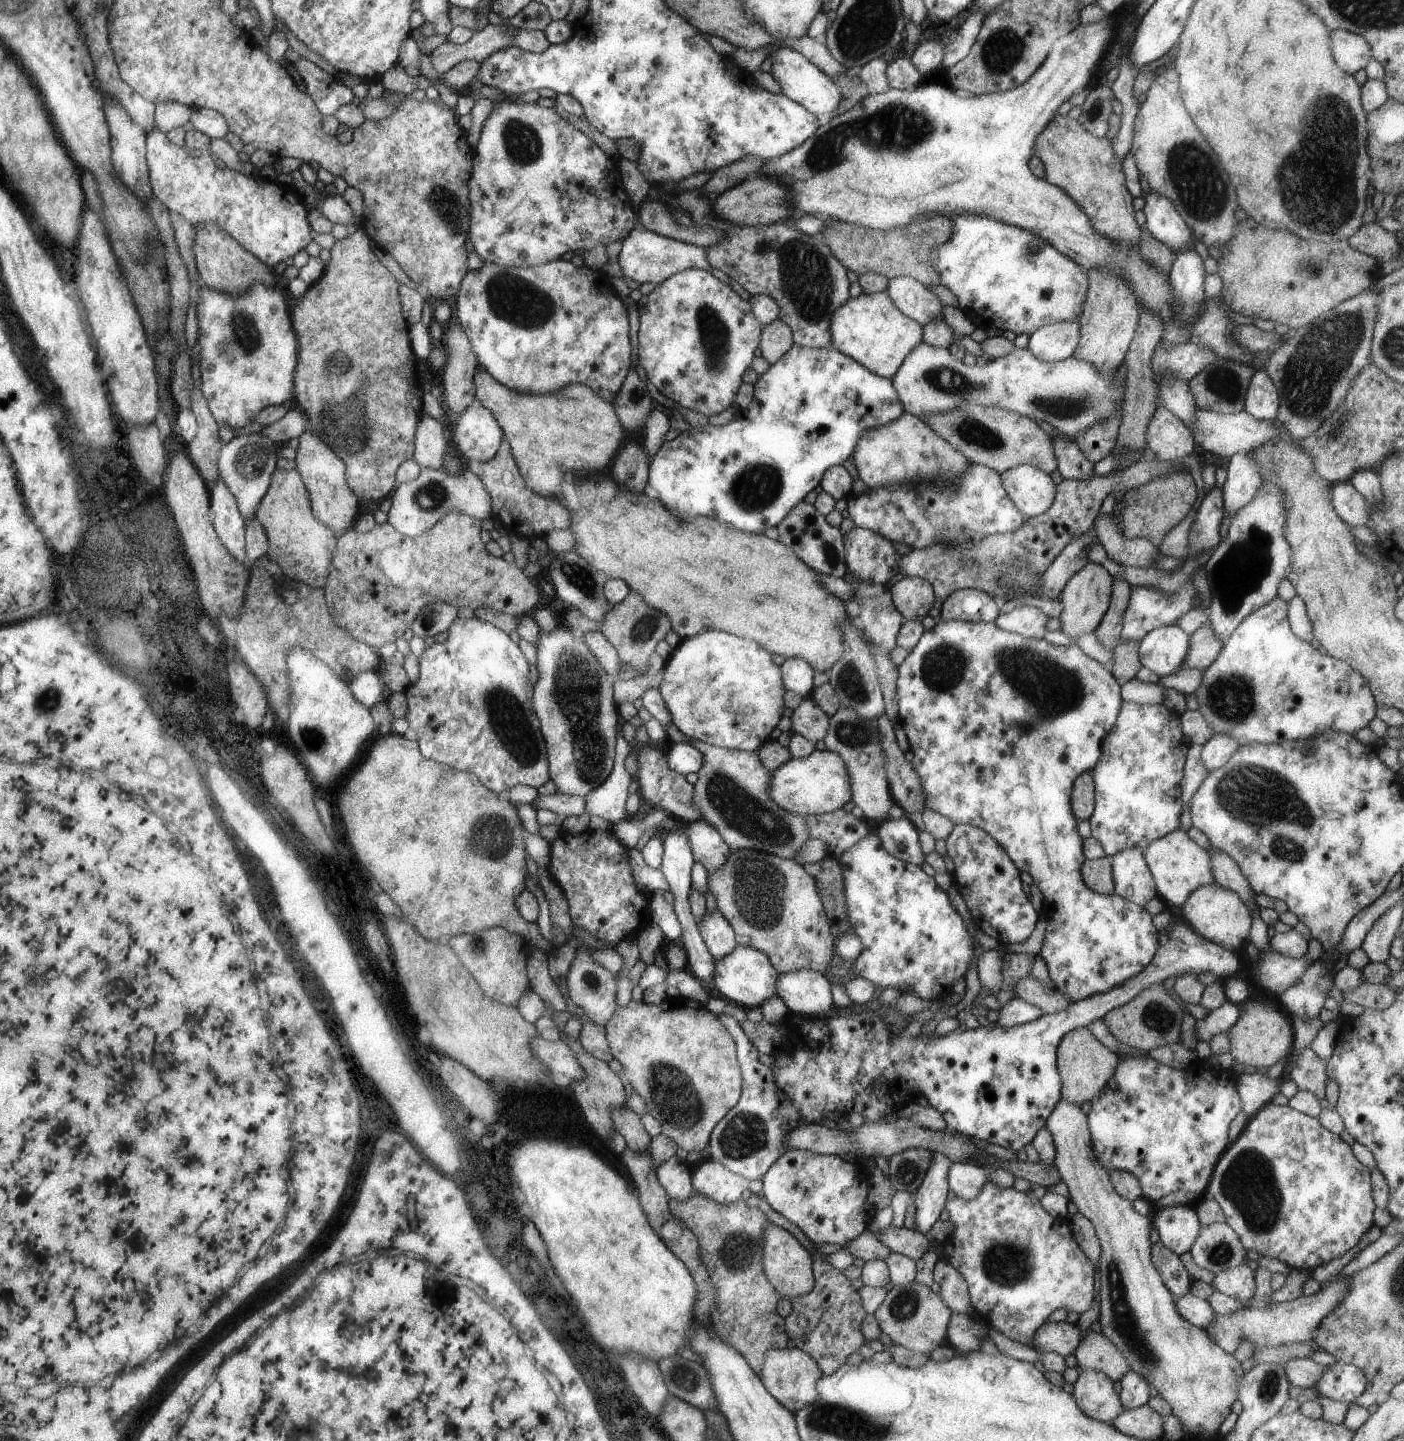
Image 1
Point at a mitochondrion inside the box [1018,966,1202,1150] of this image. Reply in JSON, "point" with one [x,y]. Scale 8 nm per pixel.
{"point":[1157,1019]}

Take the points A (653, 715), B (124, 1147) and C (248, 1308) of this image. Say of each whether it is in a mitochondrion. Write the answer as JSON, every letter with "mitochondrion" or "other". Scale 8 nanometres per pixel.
{"A":"other","B":"other","C":"other"}

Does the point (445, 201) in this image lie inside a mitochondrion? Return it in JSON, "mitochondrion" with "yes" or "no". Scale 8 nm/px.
{"mitochondrion":"yes"}

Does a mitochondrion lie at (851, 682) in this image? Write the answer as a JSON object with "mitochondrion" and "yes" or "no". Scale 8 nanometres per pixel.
{"mitochondrion":"yes"}

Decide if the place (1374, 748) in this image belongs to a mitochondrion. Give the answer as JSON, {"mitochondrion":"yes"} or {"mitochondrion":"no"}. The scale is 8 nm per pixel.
{"mitochondrion":"no"}

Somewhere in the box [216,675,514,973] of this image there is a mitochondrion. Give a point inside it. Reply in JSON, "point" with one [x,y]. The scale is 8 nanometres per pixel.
{"point":[310,737]}

